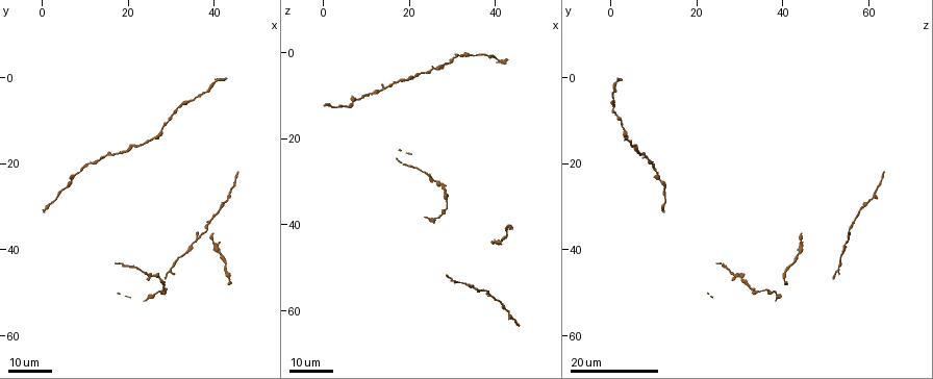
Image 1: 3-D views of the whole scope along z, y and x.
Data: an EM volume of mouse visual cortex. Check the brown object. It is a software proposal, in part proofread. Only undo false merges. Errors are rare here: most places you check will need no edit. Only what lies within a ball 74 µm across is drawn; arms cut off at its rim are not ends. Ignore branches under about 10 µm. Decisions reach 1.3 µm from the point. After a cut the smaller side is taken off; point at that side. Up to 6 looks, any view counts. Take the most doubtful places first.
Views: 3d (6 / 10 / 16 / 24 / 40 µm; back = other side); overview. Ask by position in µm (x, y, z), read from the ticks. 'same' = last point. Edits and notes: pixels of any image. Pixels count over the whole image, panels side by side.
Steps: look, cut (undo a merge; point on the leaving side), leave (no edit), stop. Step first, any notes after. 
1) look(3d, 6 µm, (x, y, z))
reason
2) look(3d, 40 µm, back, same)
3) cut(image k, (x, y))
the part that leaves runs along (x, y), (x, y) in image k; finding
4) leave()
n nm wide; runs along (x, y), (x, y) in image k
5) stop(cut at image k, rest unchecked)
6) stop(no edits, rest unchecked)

look(3d, 24 µm, (36.5, 36.5, 55.5))
thick turns thin

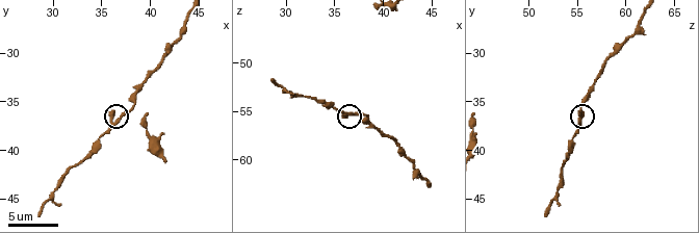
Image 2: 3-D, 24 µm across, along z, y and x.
look(3d, 10 µm, (36.8, 36.8, 55.4))
zoom in

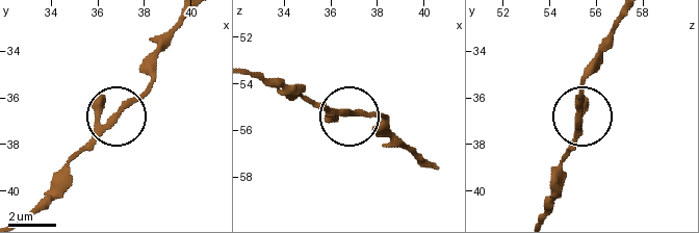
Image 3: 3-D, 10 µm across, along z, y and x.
leave()
240 nm wide; continuous, no second neuron

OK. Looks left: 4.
look(3d, 16 µm, (29.0, 10.5, 2.5))
thick turns thin

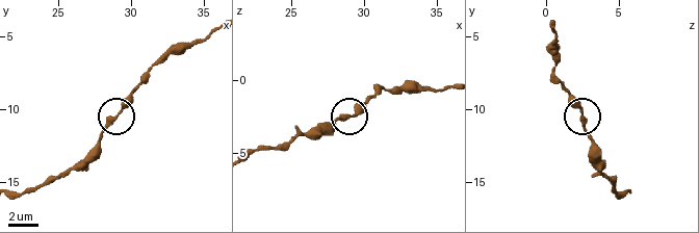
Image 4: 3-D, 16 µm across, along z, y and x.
look(3d, 10 µm, (28.8, 10.8, 2.8))

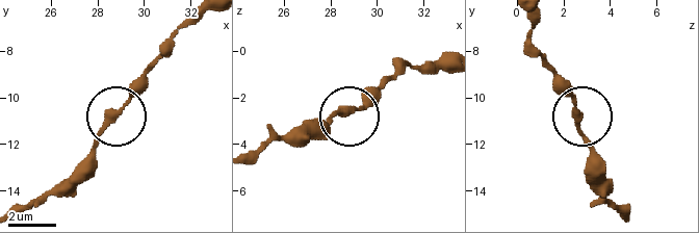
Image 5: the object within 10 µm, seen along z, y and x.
leave()
continuous, no second neuron

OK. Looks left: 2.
stop(no edits, rest unchecked)

